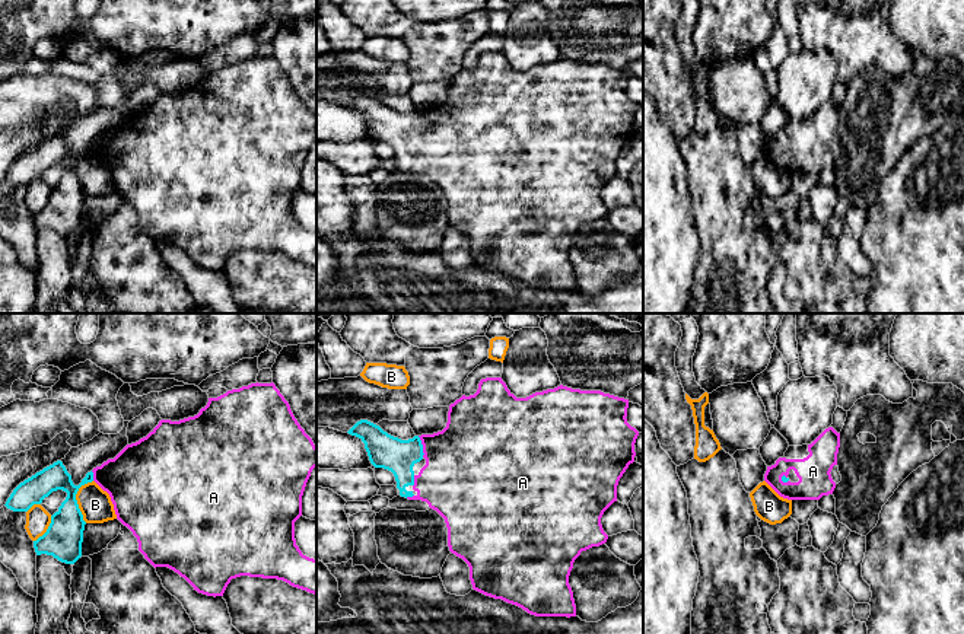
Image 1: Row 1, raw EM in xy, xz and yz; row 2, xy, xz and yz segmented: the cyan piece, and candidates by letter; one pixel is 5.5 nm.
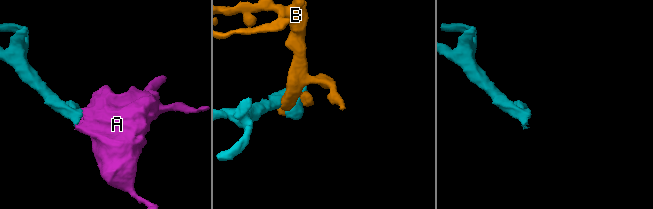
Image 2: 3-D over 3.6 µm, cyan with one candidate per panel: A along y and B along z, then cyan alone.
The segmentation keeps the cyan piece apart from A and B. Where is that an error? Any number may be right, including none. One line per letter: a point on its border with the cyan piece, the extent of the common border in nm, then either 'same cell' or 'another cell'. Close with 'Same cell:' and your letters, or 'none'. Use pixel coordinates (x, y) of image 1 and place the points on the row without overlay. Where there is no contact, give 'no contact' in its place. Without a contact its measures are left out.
A: meets cyan in xz at (422, 120); contact 120 nm long; same cell
B: meets cyan in xy at (75, 172); contact 240 nm long; another cell
Same cell: A

